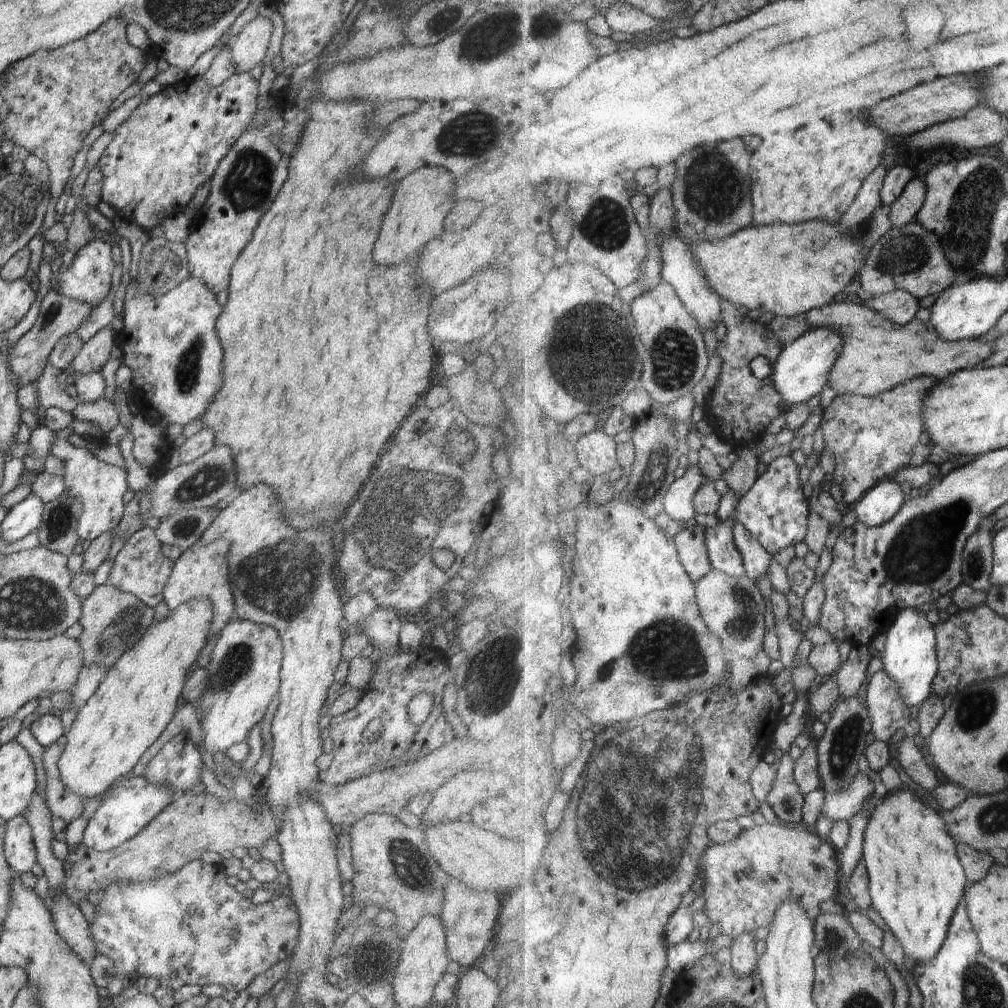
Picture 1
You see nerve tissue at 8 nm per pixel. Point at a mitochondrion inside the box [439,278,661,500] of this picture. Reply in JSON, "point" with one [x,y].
{"point":[599,359]}

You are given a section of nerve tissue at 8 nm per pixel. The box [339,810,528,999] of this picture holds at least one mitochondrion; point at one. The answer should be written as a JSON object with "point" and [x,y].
{"point":[371,964]}

